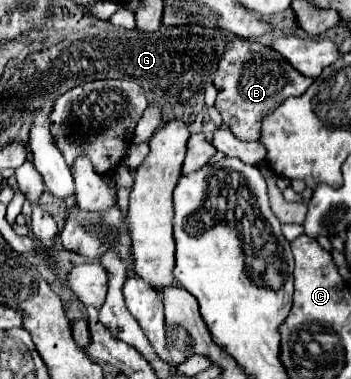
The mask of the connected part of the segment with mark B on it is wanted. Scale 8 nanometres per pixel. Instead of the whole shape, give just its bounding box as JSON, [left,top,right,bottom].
[214,39,314,141]

